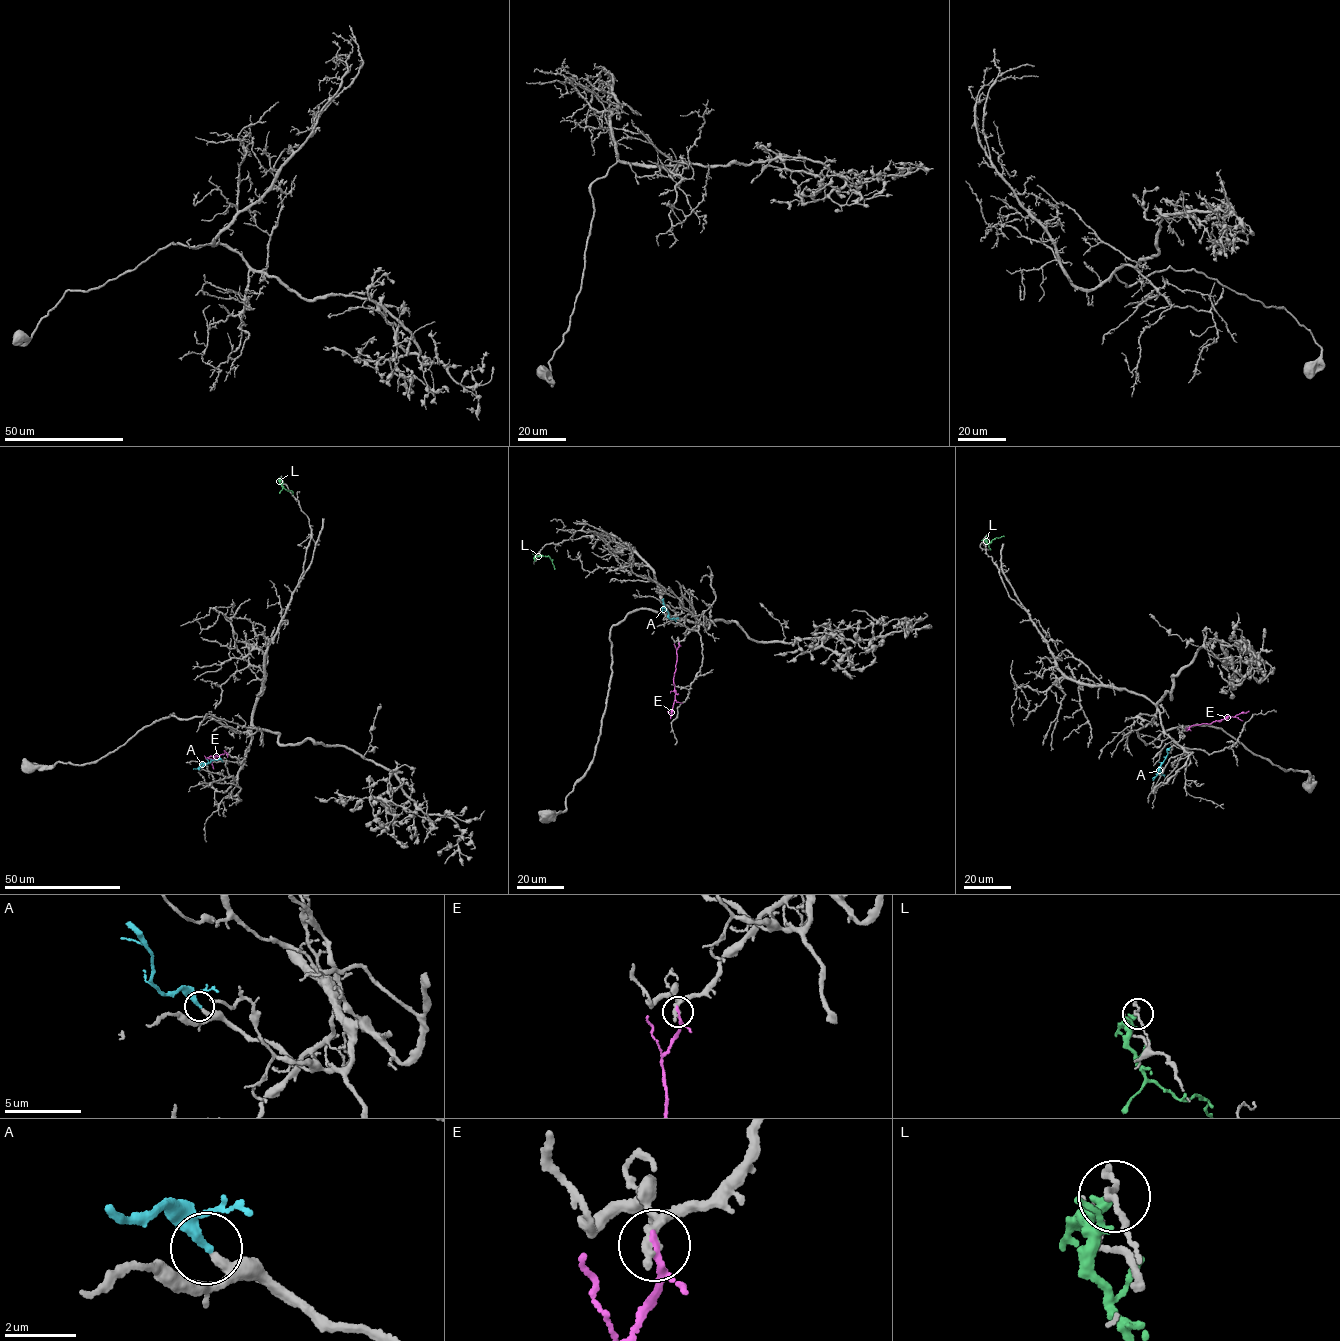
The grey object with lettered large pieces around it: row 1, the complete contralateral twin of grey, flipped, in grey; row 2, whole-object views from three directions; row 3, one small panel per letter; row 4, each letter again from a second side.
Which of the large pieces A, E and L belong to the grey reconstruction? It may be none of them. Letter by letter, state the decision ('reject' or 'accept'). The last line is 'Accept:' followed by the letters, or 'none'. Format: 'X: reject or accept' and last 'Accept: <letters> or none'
A: accept
E: reject
L: reject
Accept: A

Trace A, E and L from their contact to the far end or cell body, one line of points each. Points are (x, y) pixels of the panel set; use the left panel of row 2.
A: (221, 759), (193, 769)
E: (227, 755), (226, 752), (212, 759), (205, 758)
L: (281, 478), (283, 488), (292, 491), (292, 494)

